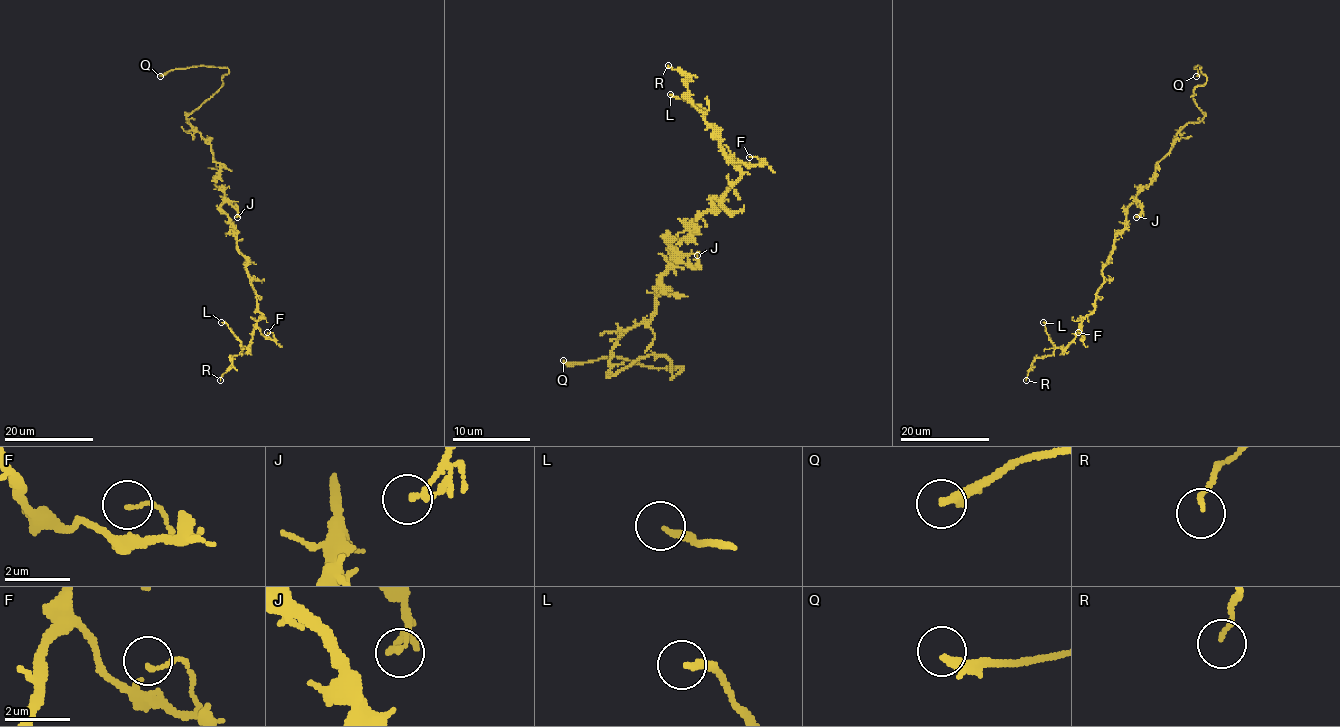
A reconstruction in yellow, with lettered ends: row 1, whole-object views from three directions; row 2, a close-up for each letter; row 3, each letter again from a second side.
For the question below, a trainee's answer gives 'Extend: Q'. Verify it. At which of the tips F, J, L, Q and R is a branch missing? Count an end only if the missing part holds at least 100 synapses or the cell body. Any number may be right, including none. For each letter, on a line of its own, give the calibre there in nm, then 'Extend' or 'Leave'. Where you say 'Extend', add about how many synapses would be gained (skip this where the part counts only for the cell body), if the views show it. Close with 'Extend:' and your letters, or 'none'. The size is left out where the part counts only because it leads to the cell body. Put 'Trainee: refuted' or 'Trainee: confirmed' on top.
Trainee: confirmed
F: Thickness 110 nm. Leave
J: Thickness 170 nm. Leave
L: Thickness 200 nm. Leave
Q: Thickness 280 nm. Extend
R: Thickness 120 nm. Leave
Extend: Q

